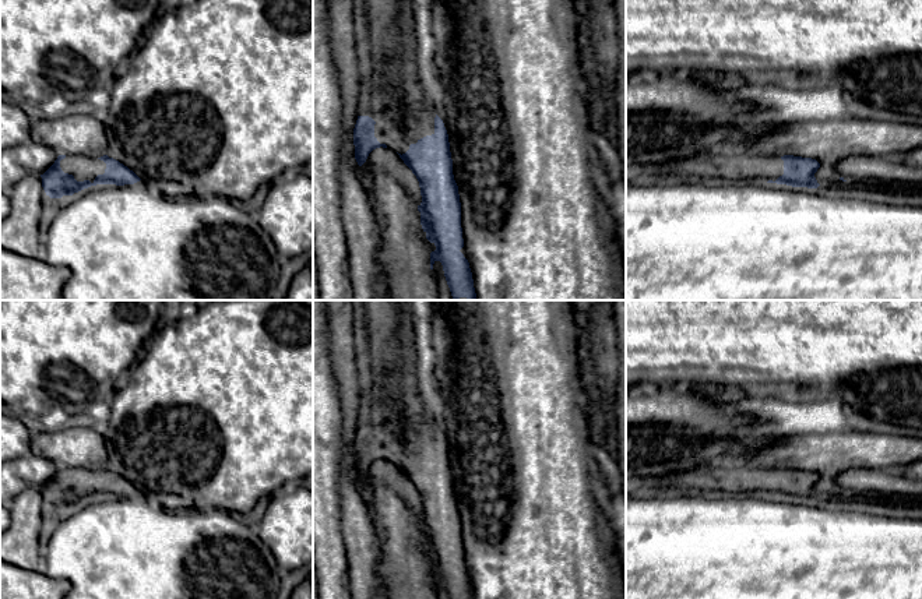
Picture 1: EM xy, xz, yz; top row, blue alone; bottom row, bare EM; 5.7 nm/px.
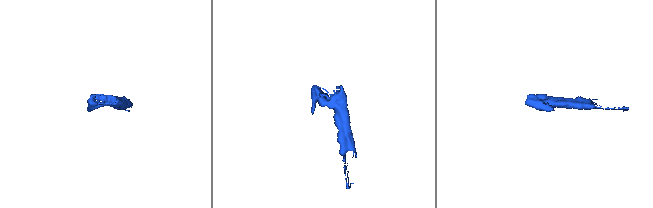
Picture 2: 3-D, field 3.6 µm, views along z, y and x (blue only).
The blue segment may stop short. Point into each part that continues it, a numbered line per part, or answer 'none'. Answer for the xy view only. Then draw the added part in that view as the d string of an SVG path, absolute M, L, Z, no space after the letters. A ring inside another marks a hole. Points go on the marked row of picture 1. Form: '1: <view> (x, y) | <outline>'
1: xy (83, 168) | M66 155L60 161L64 173L73 175L77 182L89 180L94 183L98 175L103 175L106 163L98 158L87 158L81 155Z

